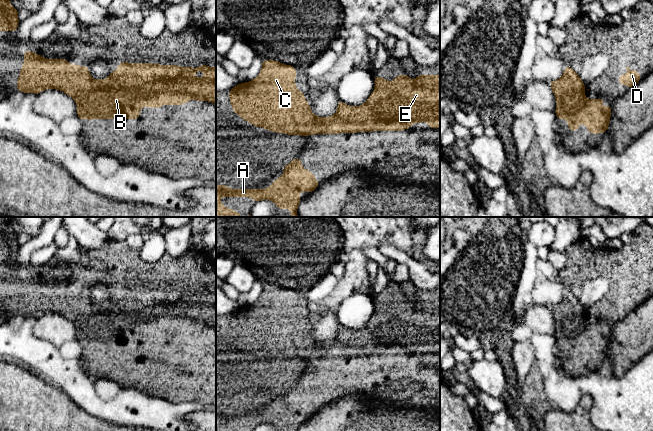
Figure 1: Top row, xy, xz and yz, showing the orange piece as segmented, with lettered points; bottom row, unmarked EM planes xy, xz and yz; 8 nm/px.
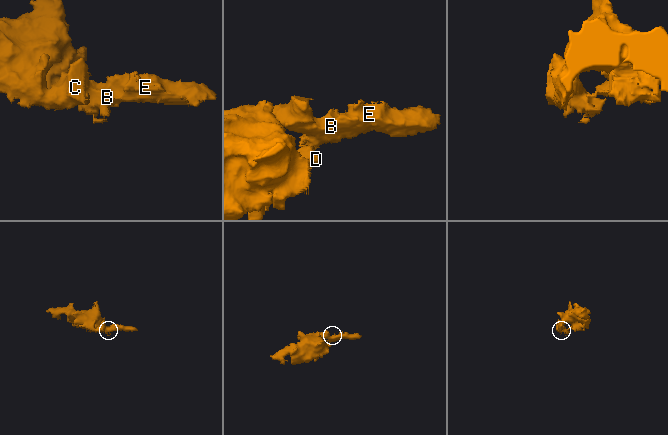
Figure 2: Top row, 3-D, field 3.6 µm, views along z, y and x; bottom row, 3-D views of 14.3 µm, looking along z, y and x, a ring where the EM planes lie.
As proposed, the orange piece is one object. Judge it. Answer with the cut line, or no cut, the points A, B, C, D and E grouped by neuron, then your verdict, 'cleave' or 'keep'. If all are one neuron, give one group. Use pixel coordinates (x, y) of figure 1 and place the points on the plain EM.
no cut | A B C D E | keep

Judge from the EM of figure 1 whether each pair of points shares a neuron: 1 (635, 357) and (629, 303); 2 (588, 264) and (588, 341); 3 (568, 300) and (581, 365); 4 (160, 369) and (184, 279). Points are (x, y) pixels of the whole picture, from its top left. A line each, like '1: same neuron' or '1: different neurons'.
1: different neurons
2: same neuron
3: same neuron
4: same neuron

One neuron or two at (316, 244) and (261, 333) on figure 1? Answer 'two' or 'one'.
two

